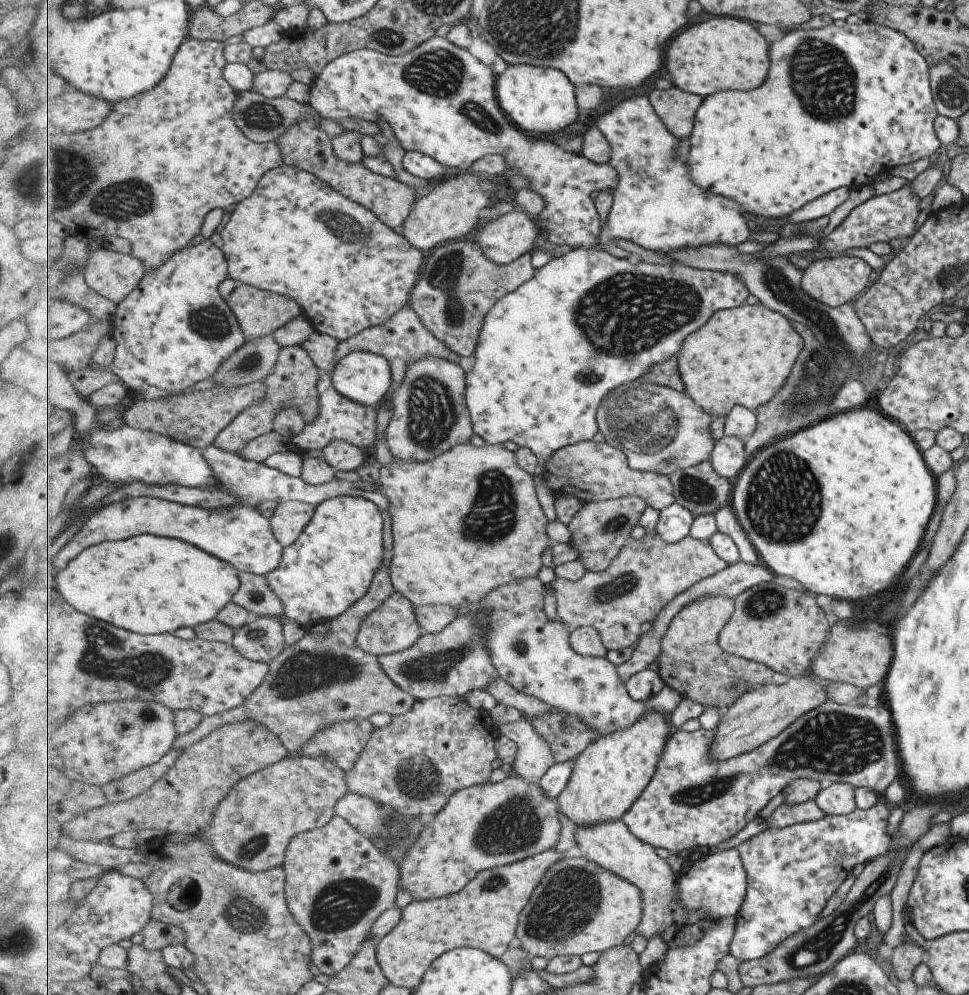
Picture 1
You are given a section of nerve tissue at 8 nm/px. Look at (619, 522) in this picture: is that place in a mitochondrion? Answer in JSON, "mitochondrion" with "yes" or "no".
{"mitochondrion":"yes"}

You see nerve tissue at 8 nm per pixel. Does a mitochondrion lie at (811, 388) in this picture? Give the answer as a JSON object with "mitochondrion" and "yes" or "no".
{"mitochondrion":"yes"}

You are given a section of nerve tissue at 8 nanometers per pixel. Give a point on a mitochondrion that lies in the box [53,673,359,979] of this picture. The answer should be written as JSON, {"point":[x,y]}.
{"point":[242,911]}

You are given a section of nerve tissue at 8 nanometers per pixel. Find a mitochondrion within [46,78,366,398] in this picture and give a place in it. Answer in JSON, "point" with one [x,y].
{"point":[210,322]}

